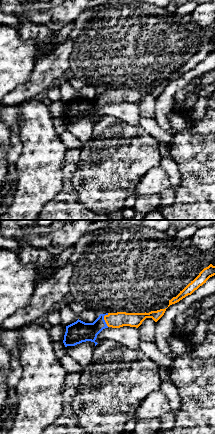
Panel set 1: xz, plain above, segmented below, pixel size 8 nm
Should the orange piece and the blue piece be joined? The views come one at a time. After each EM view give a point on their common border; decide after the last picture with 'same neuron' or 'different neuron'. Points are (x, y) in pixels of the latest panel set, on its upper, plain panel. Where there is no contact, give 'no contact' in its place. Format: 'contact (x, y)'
contact (104, 95)

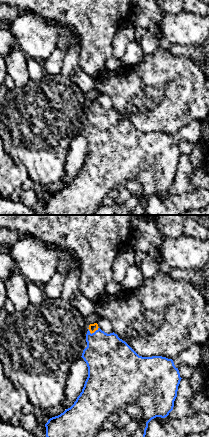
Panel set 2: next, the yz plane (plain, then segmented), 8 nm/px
contact (93, 108)

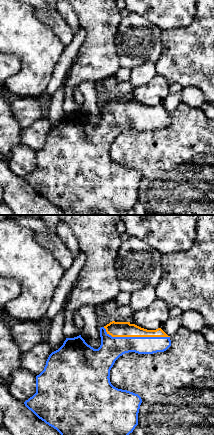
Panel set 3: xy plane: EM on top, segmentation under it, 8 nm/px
contact (136, 112)

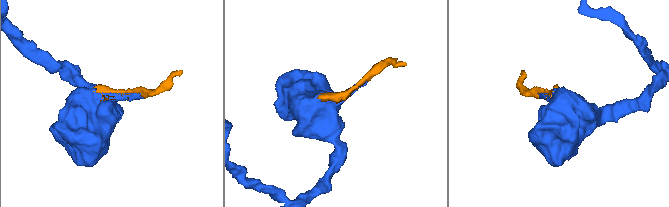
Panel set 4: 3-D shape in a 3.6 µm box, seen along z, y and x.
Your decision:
same neuron

